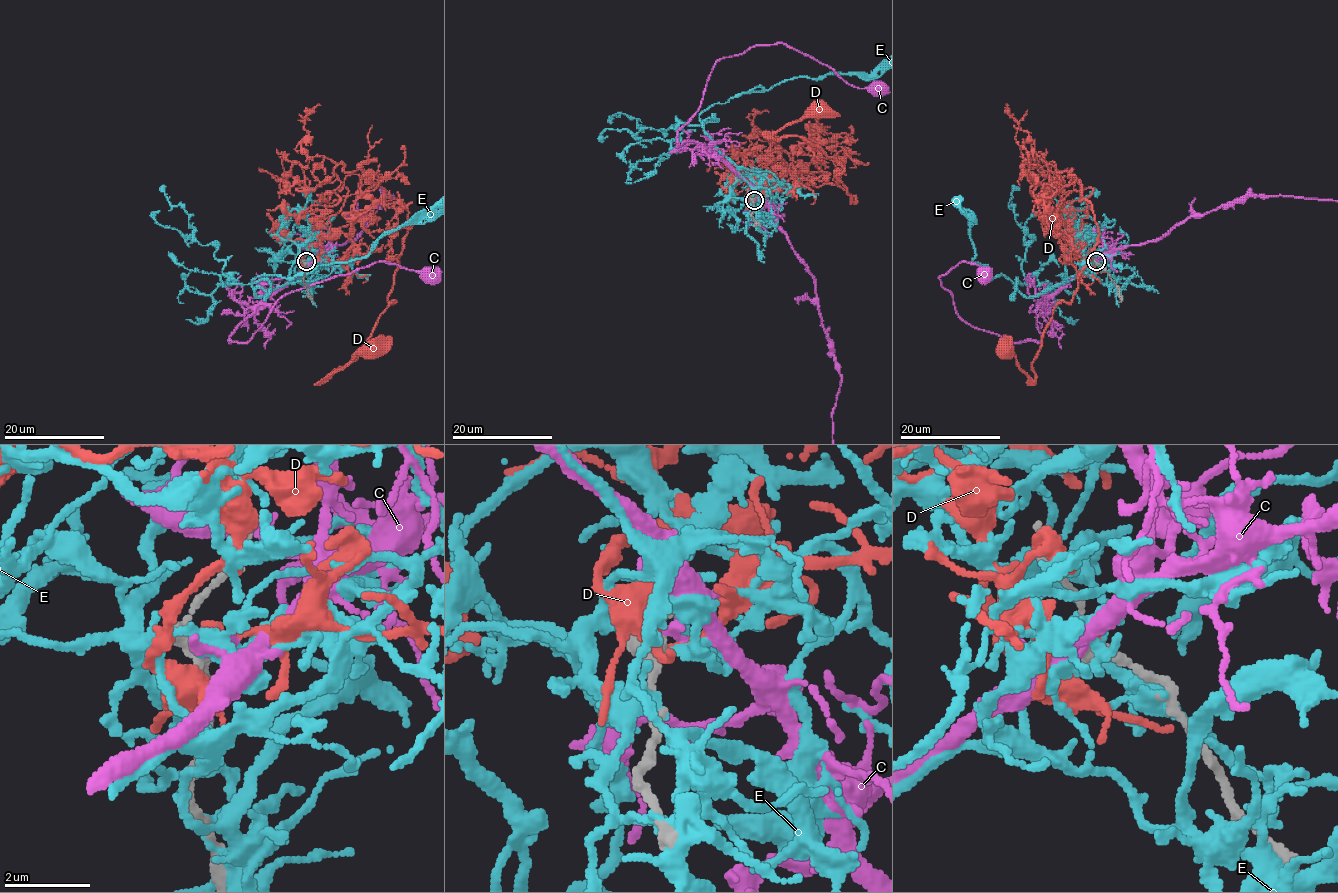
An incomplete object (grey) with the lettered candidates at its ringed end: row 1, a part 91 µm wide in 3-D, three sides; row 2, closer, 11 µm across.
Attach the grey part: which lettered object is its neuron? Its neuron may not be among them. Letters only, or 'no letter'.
no letter

